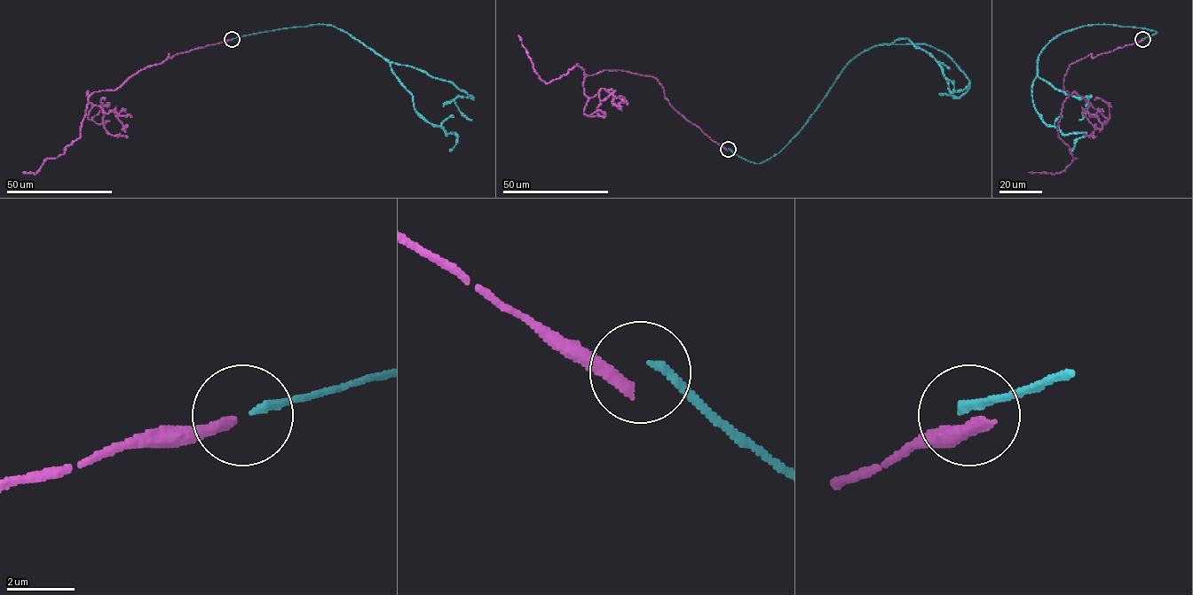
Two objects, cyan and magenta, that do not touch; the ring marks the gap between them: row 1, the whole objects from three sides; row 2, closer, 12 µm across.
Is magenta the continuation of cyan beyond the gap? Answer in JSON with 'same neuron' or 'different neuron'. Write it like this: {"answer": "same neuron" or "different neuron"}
{"answer": "different neuron"}

